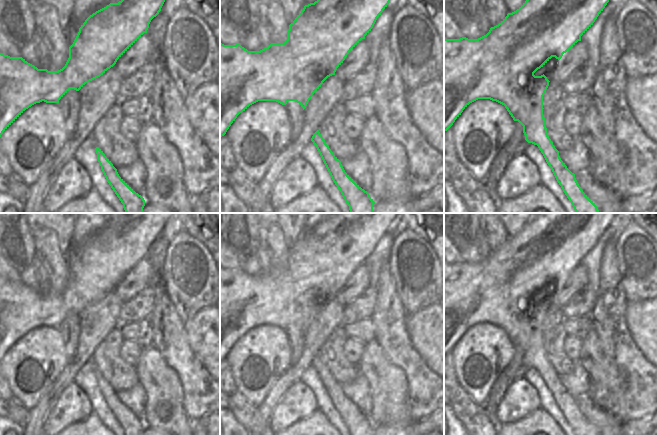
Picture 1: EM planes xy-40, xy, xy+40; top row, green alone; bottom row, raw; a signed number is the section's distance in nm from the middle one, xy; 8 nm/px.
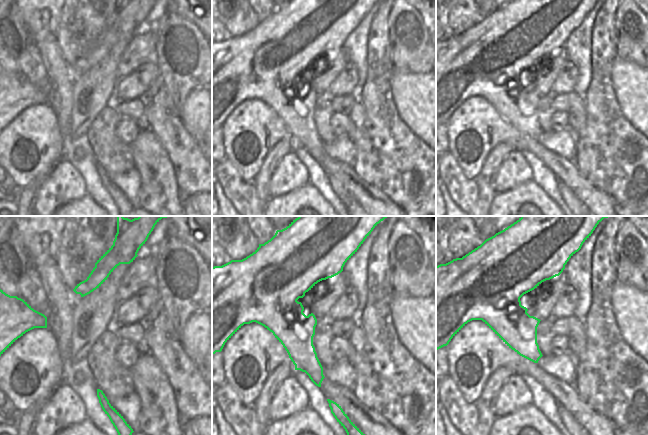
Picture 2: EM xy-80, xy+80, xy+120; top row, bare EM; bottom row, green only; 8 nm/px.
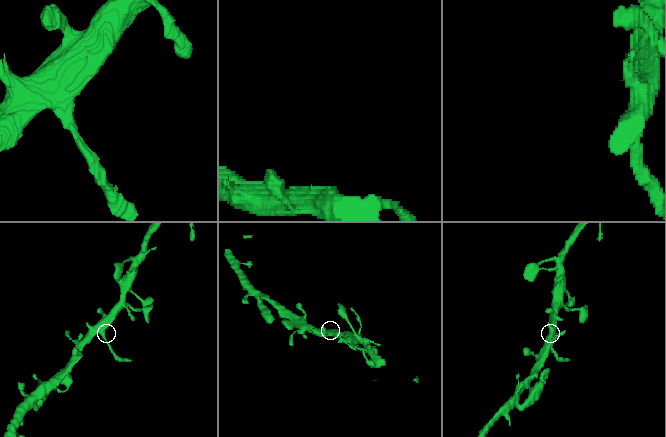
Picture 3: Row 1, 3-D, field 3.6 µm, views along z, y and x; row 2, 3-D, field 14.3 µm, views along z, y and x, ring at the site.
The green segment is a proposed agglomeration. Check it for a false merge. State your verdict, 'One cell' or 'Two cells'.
Two cells.

